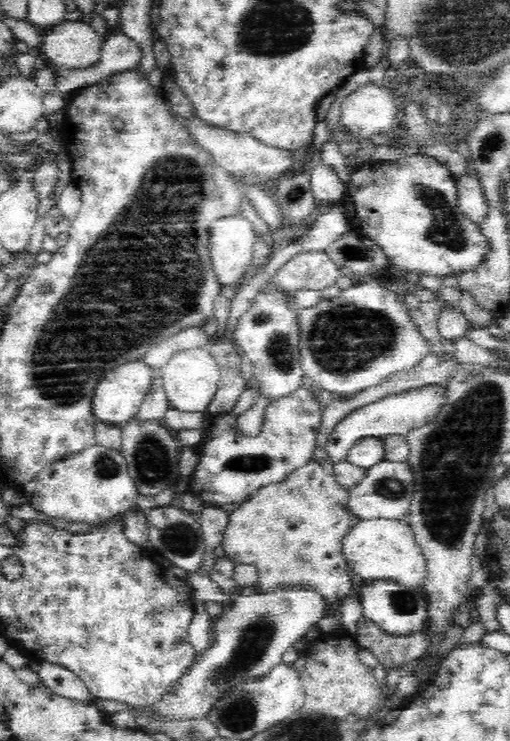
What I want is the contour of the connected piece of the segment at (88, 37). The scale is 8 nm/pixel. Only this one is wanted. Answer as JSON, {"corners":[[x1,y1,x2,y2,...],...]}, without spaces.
{"corners":[[62,21,49,28,48,34,41,38,39,46,40,54,48,57,50,67,62,68,86,68,96,64,101,57,103,40,98,37,94,24,86,24,84,21]]}

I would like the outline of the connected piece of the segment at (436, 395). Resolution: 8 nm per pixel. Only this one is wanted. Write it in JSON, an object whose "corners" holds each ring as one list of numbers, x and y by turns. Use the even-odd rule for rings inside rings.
{"corners":[[424,386,411,389,402,394,394,394,373,404,358,408,340,420,335,430,329,435,328,443,324,448,328,452,328,459,333,463,346,461,348,452,355,444,364,438,382,438,392,434,406,435,411,429,426,425,440,411,442,404,447,400,436,386]]}

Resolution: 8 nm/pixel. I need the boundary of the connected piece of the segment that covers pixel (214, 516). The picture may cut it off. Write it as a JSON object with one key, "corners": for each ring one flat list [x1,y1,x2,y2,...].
{"corners":[[214,506,202,510,196,517,200,523,200,529,204,533,205,545,208,548,200,572,208,574,208,570,212,570,212,566,214,566,213,549,221,544,224,531,228,528,229,513,226,509]]}

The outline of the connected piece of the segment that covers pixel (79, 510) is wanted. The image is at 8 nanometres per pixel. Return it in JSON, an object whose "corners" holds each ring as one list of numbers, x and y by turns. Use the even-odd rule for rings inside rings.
{"corners":[[96,444,43,468,27,489,27,501,30,507,52,518,66,522,98,524,119,513,126,513,134,506,138,494,135,480,129,475,126,459,121,452]]}

